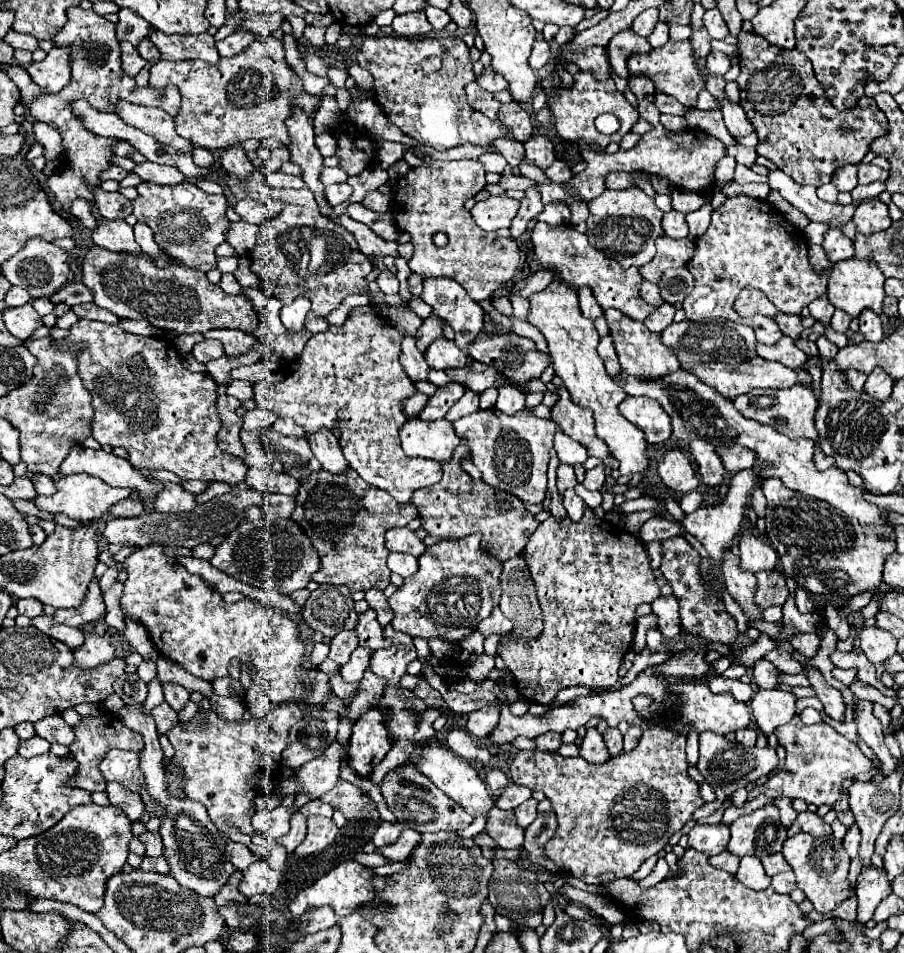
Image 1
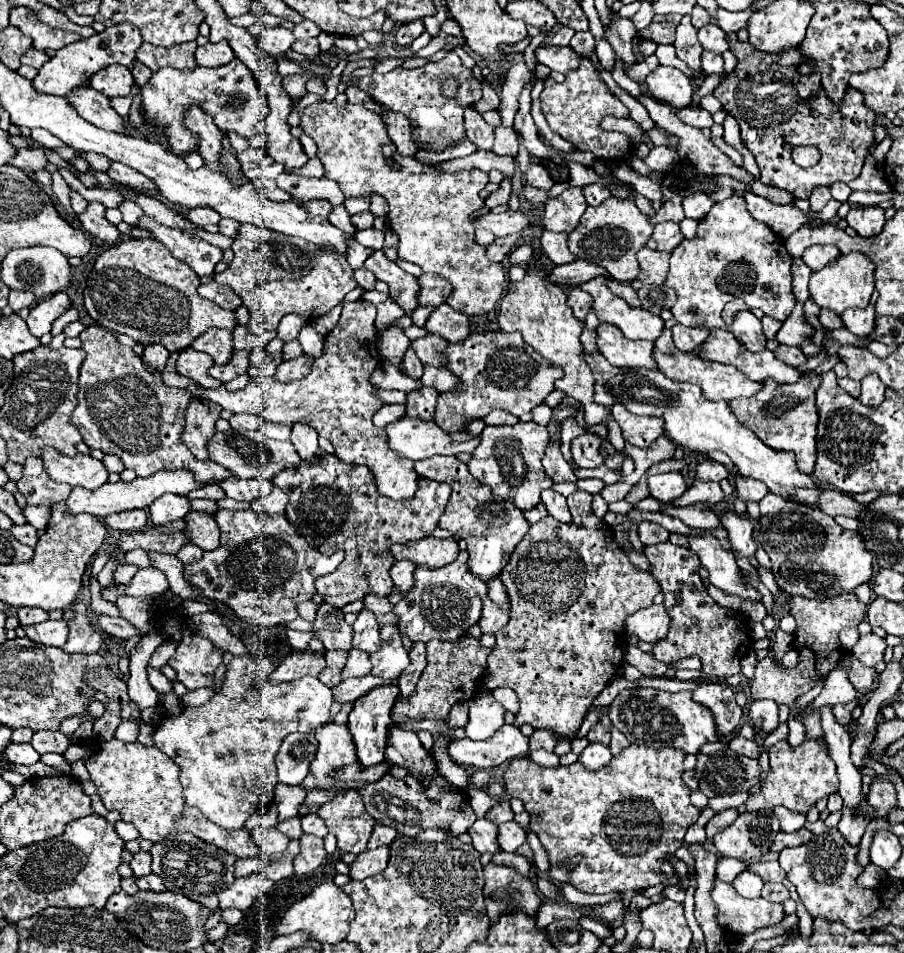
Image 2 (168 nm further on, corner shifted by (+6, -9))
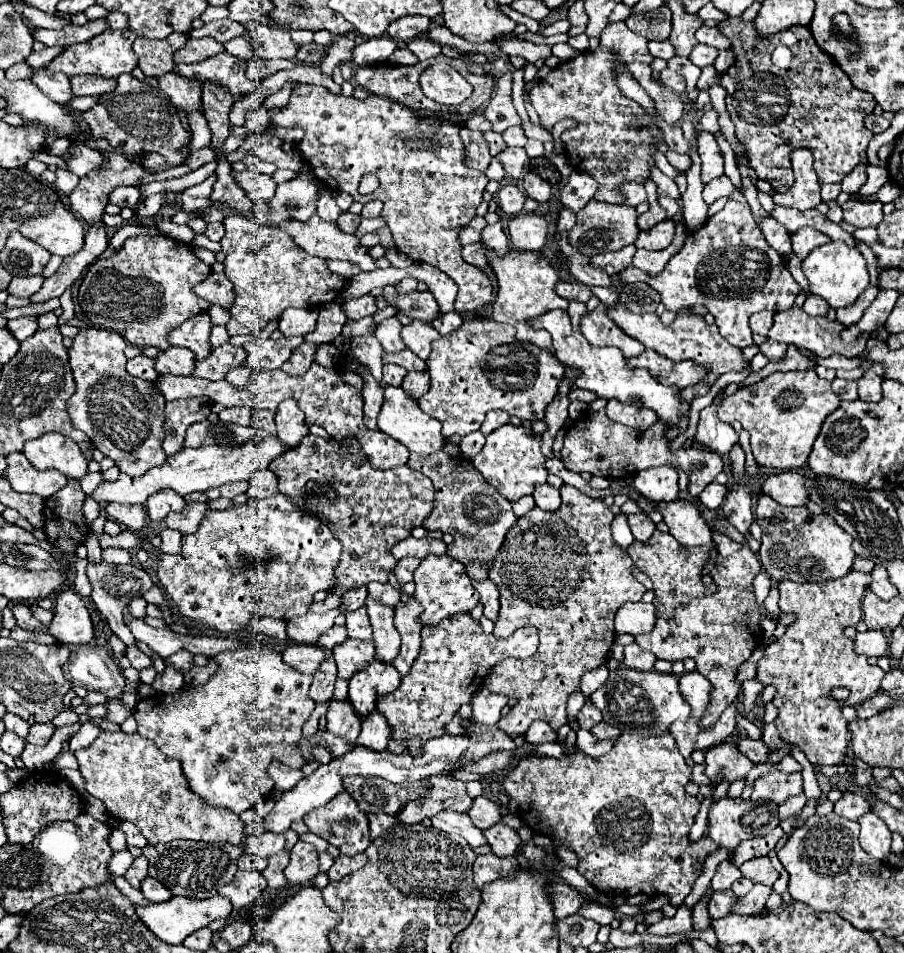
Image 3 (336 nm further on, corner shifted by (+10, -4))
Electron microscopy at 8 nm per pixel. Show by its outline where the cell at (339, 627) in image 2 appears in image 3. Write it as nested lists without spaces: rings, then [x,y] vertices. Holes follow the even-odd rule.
[[[333,625],[331,629],[327,629],[327,631],[325,631],[325,633],[319,637],[319,641],[317,641],[317,647],[331,651],[331,647],[335,647],[335,645],[343,643],[345,639],[347,639],[347,627]]]

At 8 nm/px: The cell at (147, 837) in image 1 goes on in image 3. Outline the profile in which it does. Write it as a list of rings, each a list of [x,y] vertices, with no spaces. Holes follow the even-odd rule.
[[[145,855],[137,857],[137,859],[133,861],[133,865],[131,865],[131,867],[127,869],[127,873],[125,873],[125,879],[127,879],[133,887],[137,887],[137,889],[139,889],[143,877],[147,877],[147,859],[145,859]]]

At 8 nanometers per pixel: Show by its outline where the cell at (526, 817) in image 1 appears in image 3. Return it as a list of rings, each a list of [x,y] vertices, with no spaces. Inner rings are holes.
[[[499,821],[495,827],[489,827],[485,831],[485,837],[491,845],[491,851],[497,855],[497,857],[509,857],[509,855],[515,855],[521,839],[519,839],[519,833],[511,827],[507,827],[503,821]]]

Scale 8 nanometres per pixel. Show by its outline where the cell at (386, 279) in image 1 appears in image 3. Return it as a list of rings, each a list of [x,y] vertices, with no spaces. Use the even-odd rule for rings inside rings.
[[[327,261],[327,263],[329,263],[329,269],[331,269],[333,273],[345,275],[347,279],[355,277],[357,273],[361,273],[361,267],[355,265],[355,263],[351,263],[351,261]]]

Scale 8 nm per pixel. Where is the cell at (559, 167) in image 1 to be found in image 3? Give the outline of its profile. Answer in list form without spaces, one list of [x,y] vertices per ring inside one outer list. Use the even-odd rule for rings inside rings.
[[[505,185],[499,193],[497,193],[497,199],[499,199],[499,205],[501,209],[507,213],[507,215],[517,215],[523,205],[525,205],[525,199],[527,195],[517,187],[517,185]]]

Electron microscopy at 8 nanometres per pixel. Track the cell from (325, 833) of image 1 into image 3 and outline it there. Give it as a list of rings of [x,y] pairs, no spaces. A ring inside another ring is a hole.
[[[297,841],[291,849],[291,861],[285,867],[285,877],[291,885],[305,885],[319,873],[317,851],[311,843]]]

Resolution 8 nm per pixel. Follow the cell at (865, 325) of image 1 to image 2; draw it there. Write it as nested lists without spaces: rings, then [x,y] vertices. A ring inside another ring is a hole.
[[[869,304],[863,310],[845,310],[839,318],[845,324],[845,328],[849,328],[853,334],[869,336],[875,324],[875,306]]]

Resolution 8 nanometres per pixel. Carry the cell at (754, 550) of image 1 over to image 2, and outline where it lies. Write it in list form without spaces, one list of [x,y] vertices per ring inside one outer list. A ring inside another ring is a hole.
[[[727,512],[721,516],[721,524],[725,526],[731,544],[735,546],[737,552],[741,552],[743,556],[753,556],[757,546],[753,542],[753,524],[749,520],[747,514],[735,514],[735,512]]]

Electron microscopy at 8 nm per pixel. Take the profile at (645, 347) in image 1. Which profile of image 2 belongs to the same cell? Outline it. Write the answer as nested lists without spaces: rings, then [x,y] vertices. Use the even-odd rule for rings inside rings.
[[[601,322],[597,326],[597,348],[613,366],[647,370],[657,368],[653,360],[653,342],[627,340],[613,324]]]

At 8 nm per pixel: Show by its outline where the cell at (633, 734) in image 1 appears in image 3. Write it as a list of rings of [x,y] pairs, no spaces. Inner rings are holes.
[[[599,723],[597,727],[591,729],[591,733],[597,737],[597,739],[617,739],[621,735],[621,731],[617,731],[617,727],[609,725],[609,723]]]

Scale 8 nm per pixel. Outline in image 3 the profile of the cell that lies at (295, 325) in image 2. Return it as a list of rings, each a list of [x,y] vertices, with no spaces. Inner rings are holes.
[[[289,307],[283,311],[283,315],[279,317],[279,331],[285,335],[285,337],[291,337],[291,335],[305,335],[305,333],[311,333],[315,329],[315,323],[317,323],[317,315],[319,311],[315,307],[307,307],[307,309],[295,309],[295,307]]]

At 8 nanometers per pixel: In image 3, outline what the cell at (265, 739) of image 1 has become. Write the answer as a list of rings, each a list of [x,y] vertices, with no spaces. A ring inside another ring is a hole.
[[[243,647],[243,649],[235,649],[235,651],[223,651],[221,655],[215,657],[215,661],[219,663],[217,671],[209,677],[209,681],[203,685],[203,687],[197,687],[197,689],[181,689],[173,695],[151,695],[147,701],[141,699],[137,705],[135,705],[135,719],[137,719],[137,733],[141,737],[147,737],[151,739],[159,749],[161,753],[165,753],[167,757],[175,757],[181,761],[181,767],[183,767],[183,773],[189,781],[189,789],[201,797],[207,805],[211,807],[225,807],[225,809],[231,809],[233,813],[243,813],[251,807],[255,807],[259,801],[263,801],[265,797],[271,795],[273,791],[273,779],[267,775],[267,767],[273,759],[285,759],[285,763],[289,763],[291,767],[297,767],[301,769],[303,767],[303,757],[297,749],[297,743],[299,743],[299,737],[301,737],[301,727],[303,723],[309,719],[309,715],[313,713],[315,709],[315,701],[309,697],[309,685],[311,685],[311,677],[309,675],[301,675],[297,671],[293,671],[291,667],[287,667],[281,659],[281,653],[277,651],[269,651],[269,649],[263,649],[263,647]]]

